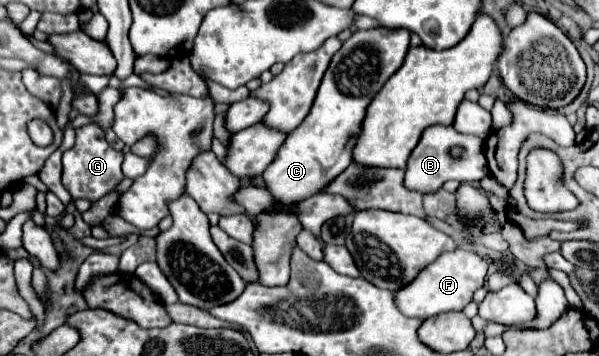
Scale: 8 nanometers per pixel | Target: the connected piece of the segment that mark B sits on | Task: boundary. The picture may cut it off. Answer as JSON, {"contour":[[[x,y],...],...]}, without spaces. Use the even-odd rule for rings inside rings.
{"contour":[[[430,126],[428,130],[424,130],[418,146],[412,150],[408,158],[404,184],[406,188],[426,194],[426,192],[438,190],[446,180],[476,182],[476,180],[482,180],[486,174],[488,174],[488,168],[486,168],[486,158],[484,158],[484,140],[470,134],[460,134],[456,132],[454,126]],[[454,146],[462,148],[462,154],[458,158],[450,154]]]}

